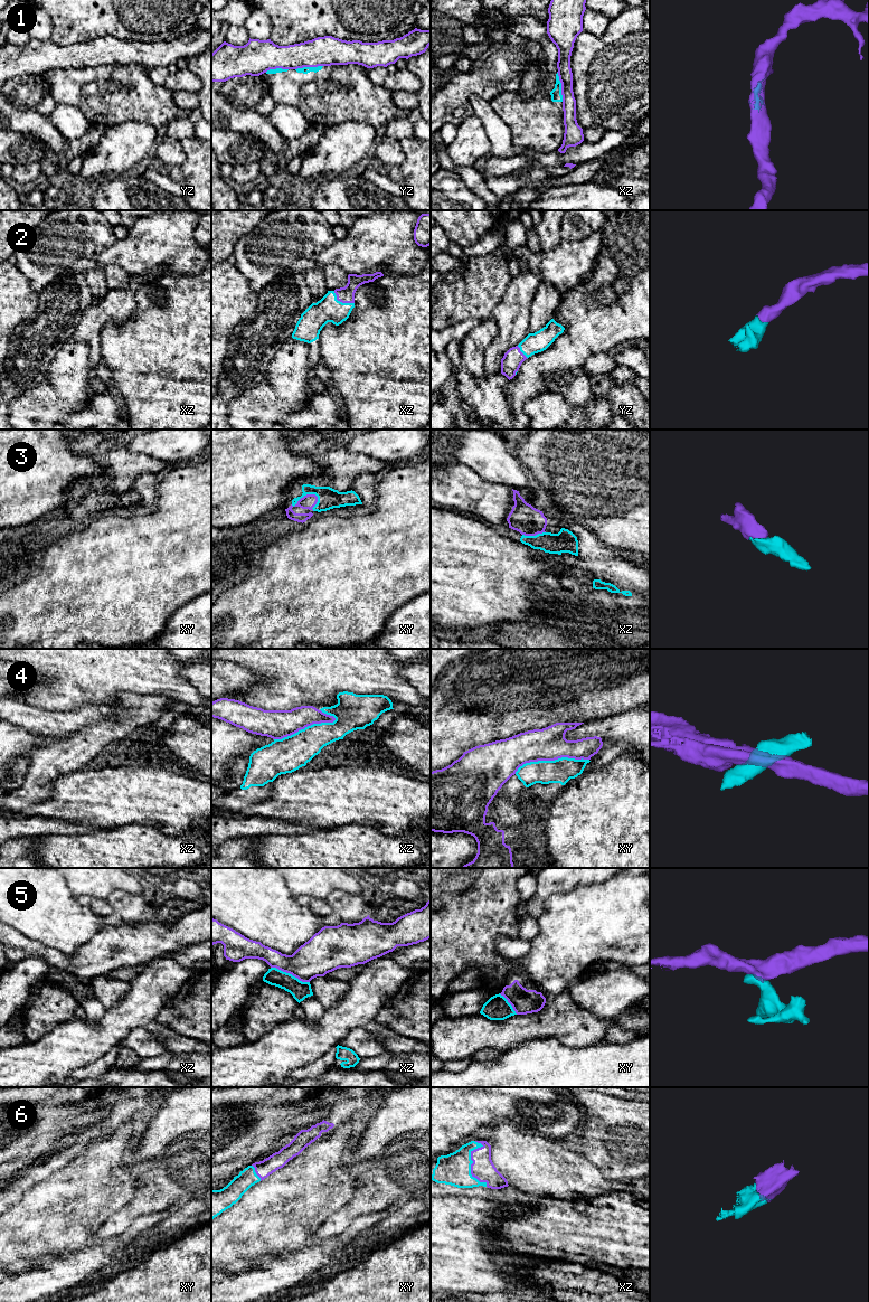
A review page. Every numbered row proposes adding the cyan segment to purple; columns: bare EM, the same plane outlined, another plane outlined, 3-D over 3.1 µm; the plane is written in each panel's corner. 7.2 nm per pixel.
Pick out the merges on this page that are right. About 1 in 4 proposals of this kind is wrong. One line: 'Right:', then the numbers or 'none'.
Right: 2, 3, 6

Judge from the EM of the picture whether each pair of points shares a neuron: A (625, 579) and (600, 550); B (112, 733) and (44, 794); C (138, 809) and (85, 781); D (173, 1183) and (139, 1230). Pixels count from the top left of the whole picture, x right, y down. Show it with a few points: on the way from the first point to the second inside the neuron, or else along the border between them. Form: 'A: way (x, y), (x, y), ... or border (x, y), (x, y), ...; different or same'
A: way (619, 573), (603, 557); same
B: way (92, 739), (71, 753), (49, 774); same
C: way (124, 796), (101, 796), (98, 794); same
D: border (175, 1203), (168, 1209), (139, 1216), (129, 1227); different

